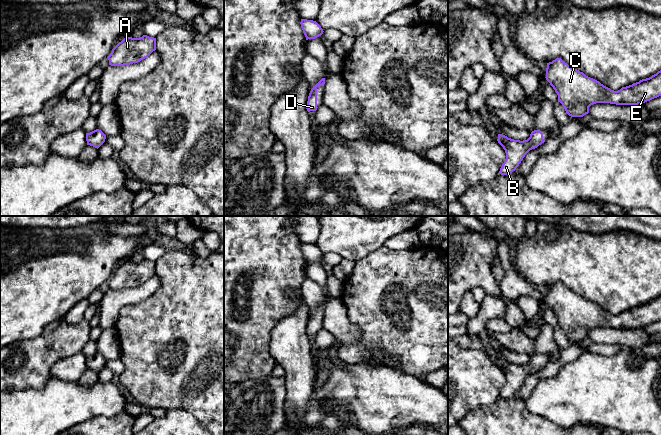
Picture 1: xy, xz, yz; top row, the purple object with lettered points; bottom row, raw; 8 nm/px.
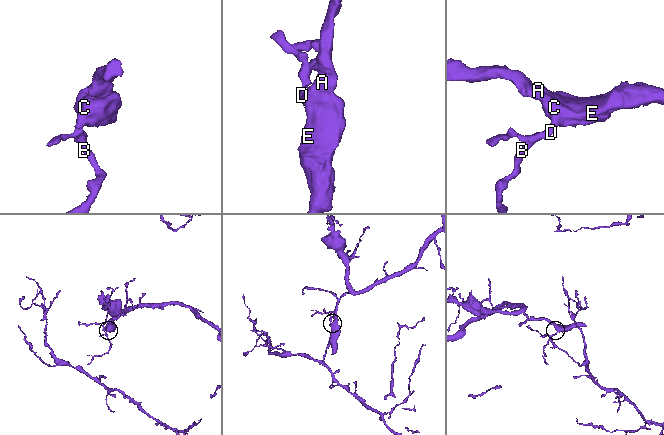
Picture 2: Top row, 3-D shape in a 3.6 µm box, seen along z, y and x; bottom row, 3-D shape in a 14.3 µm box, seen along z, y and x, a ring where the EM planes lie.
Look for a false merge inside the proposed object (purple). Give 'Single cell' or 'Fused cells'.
Single cell

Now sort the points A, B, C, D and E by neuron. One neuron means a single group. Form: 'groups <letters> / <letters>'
groups A B C D E

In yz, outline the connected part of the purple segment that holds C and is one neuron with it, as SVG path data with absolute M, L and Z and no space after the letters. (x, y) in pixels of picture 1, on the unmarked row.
M556 282L547 287L545 302L557 317L558 326L571 341L583 341L589 337L589 331L596 327L638 329L661 320L661 294L649 302L614 315L561 282Z

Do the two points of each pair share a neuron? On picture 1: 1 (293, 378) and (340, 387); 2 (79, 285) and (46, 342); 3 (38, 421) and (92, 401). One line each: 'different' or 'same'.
1: different
2: different
3: same

